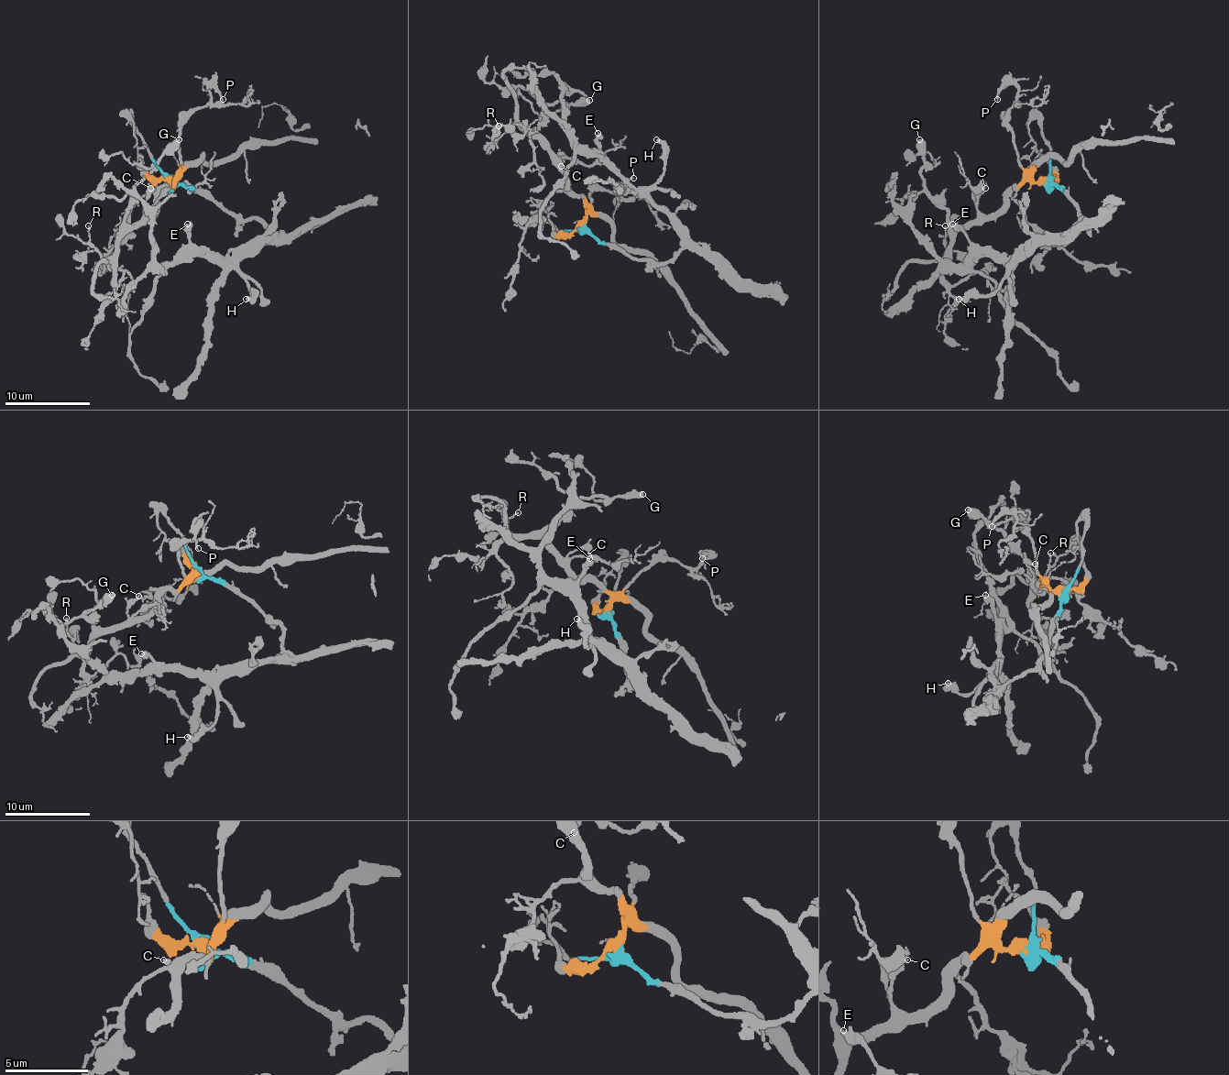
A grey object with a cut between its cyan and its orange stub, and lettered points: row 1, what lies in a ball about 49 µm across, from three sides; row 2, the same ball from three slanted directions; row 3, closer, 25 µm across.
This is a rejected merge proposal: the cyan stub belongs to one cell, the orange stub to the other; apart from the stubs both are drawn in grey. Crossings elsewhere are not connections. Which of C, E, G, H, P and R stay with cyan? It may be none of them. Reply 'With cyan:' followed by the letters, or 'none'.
With cyan: E, H

